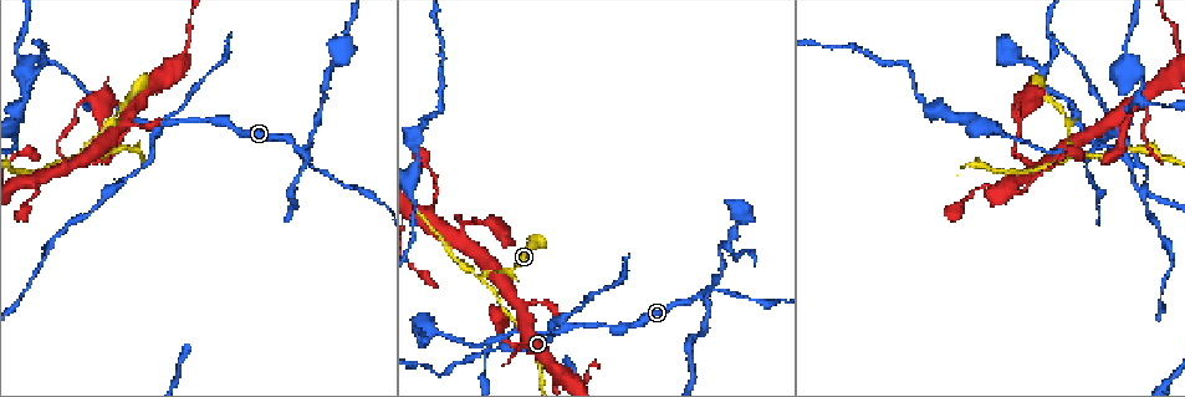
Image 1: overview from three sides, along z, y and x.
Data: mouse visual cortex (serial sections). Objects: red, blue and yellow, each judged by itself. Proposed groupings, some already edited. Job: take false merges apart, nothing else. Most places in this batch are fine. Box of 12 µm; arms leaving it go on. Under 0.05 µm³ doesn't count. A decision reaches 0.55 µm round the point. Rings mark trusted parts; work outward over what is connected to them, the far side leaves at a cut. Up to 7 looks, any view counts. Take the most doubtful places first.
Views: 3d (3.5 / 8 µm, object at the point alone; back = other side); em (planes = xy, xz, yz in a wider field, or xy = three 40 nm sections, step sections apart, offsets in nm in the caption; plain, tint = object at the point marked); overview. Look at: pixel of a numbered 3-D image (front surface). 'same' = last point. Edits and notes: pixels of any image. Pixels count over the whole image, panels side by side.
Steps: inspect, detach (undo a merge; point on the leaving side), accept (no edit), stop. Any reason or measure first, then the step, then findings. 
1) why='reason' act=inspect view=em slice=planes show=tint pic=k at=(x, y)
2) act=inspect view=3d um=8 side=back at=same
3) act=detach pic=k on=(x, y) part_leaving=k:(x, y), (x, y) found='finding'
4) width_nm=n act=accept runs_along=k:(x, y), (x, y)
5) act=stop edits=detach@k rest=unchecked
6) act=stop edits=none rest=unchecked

act=inspect view=3d um=3.5 pic=1 at=(169, 120)

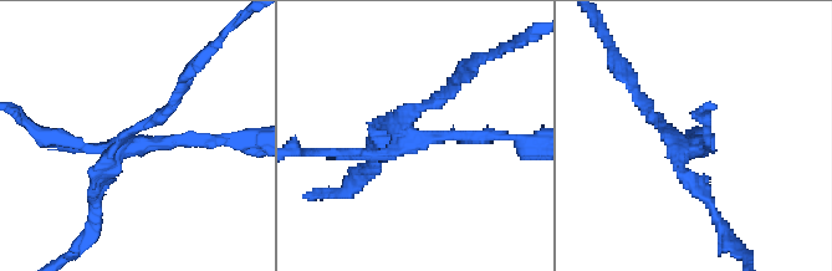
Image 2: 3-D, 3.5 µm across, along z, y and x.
arms=4 arm_widths_nm=150,150,150,150 act=inspect view=em slice=planes show=tint pic=2 at=(694, 142)

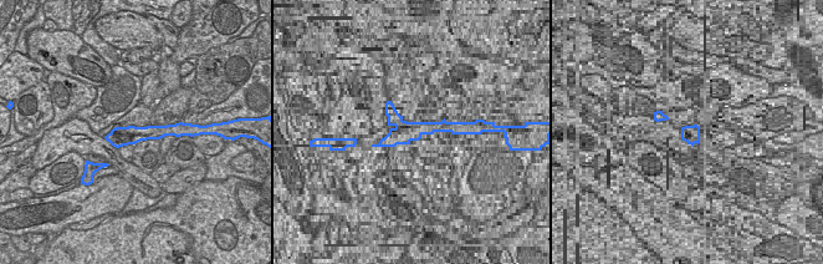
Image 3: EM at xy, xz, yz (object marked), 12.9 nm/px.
act=detach pic=2 on=(437, 103) part_leaving=2:(121, 148), (78, 243) found='two cells meet here'

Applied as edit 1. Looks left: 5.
act=inspect view=overview

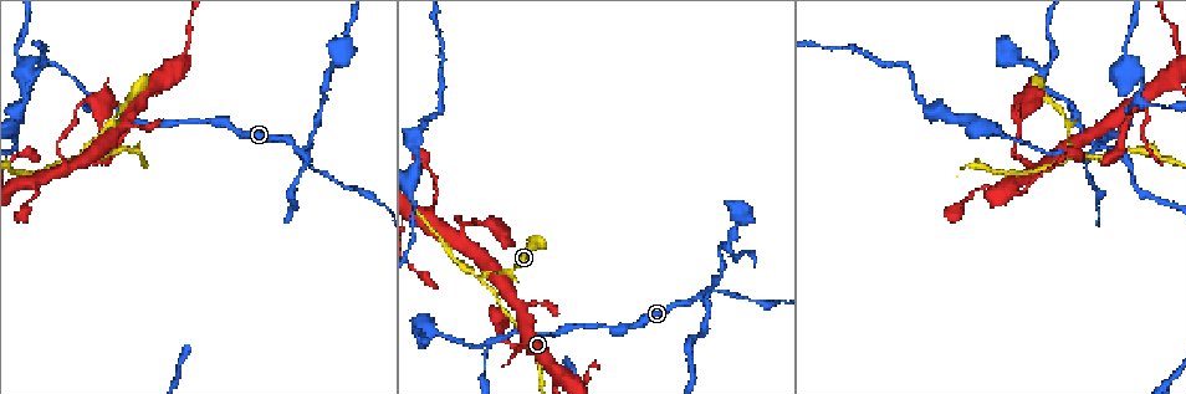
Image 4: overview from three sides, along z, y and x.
why='four-way junction' act=inspect view=3d um=3.5 pic=4 at=(707, 299)

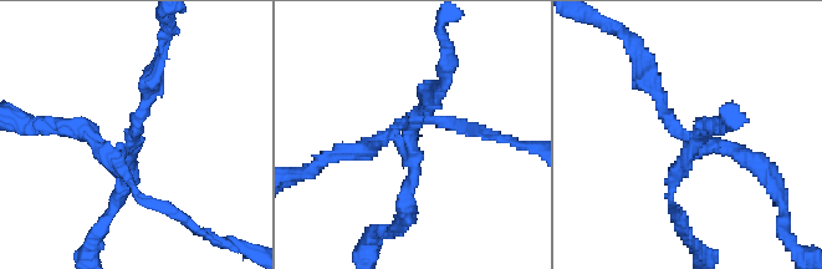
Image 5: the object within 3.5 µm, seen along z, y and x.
arms=4 arm_widths_nm=100,150,200,250 why='shape alone is not enough' act=inspect view=em slice=xy step=1 show=tint pic=5 at=(406, 144)

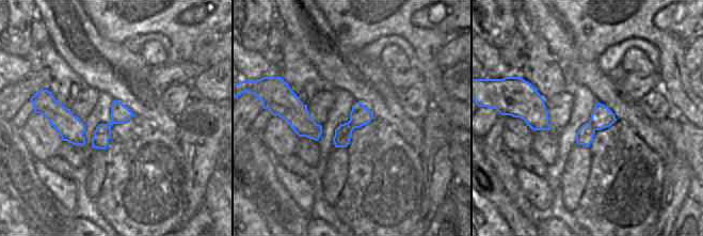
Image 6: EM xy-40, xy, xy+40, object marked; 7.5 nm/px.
act=detach pic=5 on=(403, 208) border=6:(589, 121), (595, 129) found='a second cell is stuck on'

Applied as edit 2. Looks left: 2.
why='side arm on a straight run' act=inspect view=3d um=8 pic=4 at=(492, 339)

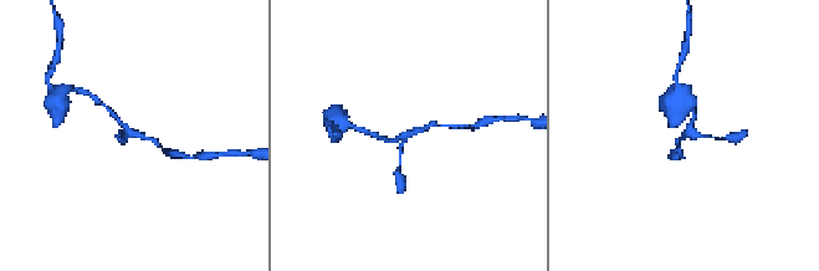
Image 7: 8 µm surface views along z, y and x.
arms=3 arm_widths_nm=100,100,150 why='need the tissue' act=inspect view=em slice=xy step=1 show=tint pic=7 at=(127, 130)

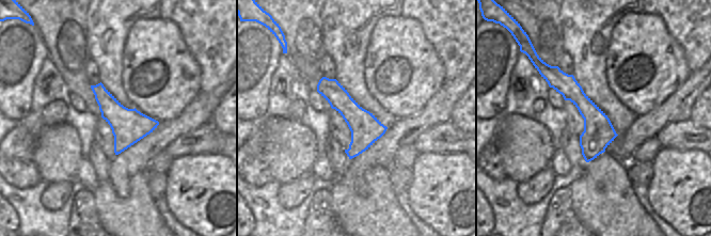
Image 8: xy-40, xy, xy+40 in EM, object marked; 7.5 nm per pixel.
width_nm=220 act=accept runs_along=7:(158, 146), (129, 132), (105, 105) found='continuous, no second cell'

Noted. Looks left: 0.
act=stop edits=detach@2,detach@5 rest=unchecked

